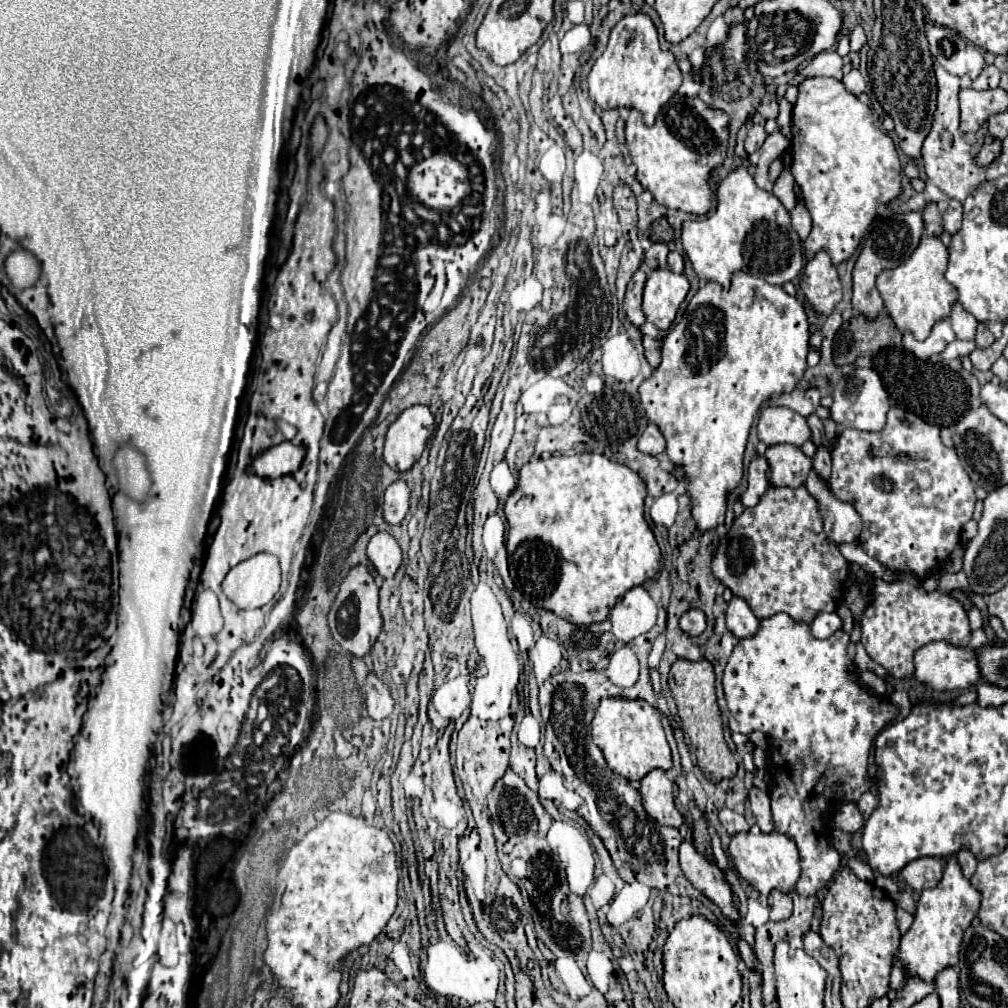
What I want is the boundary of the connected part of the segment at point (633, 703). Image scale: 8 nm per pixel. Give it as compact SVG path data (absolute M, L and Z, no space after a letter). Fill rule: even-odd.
M603 698L595 712L591 734L593 742L601 748L607 766L627 780L641 780L647 772L655 768L669 770L673 766L671 750L661 724L661 714L645 700Z

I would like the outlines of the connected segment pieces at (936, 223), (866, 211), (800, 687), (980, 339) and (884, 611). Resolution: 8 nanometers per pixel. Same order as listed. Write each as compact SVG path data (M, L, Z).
M929 202L923 210L923 222L925 222L925 232L929 232L929 236L939 236L943 226L941 226L941 212L937 208L935 202Z
M807 78L799 84L799 98L793 104L791 136L791 174L799 184L805 206L813 218L813 230L803 242L805 254L807 258L813 258L815 252L827 250L837 266L857 250L863 232L877 214L877 206L891 202L901 192L901 164L895 144L885 132L875 128L869 106L859 102L837 78Z
M775 614L767 620L761 620L761 628L757 632L757 636L749 638L749 640L739 640L737 648L733 650L727 666L725 666L725 674L723 674L723 688L725 688L725 700L727 700L727 706L729 706L729 728L733 732L741 732L741 734L749 734L749 732L763 732L767 736L767 774L771 778L771 812L773 812L773 822L775 822L775 832L781 832L785 834L787 838L791 838L797 848L799 848L799 854L801 854L801 878L799 882L795 884L795 892L801 894L801 896L813 896L817 892L821 892L829 880L835 876L835 872L839 870L839 864L841 864L841 856L837 850L831 848L831 826L829 826L829 816L835 814L835 810L841 806L841 804L847 804L847 802L857 802L861 798L863 792L867 792L875 780L869 780L867 776L867 760L869 760L869 750L871 750L871 744L873 744L873 738L889 724L893 722L897 716L899 716L899 708L885 700L885 698L879 698L875 694L869 694L861 682L859 682L859 676L857 676L857 670L853 666L853 660L847 656L847 642L849 642L849 634L845 634L843 630L837 630L833 636L829 636L829 640L817 640L811 636L811 630L807 624L797 624L791 620L791 616L787 614Z
M979 324L979 326L977 326L977 334L975 334L975 344L977 344L977 348L989 348L993 342L995 342L993 334L991 334L983 324Z
M895 574L893 582L883 582L883 580L873 580L875 584L875 600L873 604L865 610L861 626L861 644L865 646L867 654L871 656L873 662L881 664L889 676L893 678L909 678L913 672L913 654L917 648L943 640L953 646L965 648L969 642L969 620L967 612L963 606L941 592L929 592L925 594L917 576L913 574Z

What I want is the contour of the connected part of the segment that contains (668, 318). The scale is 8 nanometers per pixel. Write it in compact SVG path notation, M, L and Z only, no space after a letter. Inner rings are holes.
M661 268L653 270L647 278L645 292L643 292L643 312L645 312L647 320L653 322L659 330L669 330L687 292L689 292L689 282L683 274L673 274L671 270L661 270Z

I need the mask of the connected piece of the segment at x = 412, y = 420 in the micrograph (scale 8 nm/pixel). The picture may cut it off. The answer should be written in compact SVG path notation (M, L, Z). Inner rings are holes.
M427 406L407 408L387 430L385 462L395 472L407 472L421 458L433 430L435 418Z

